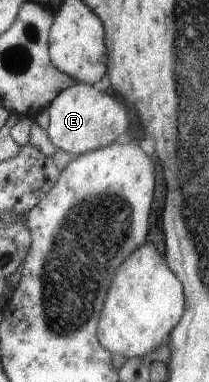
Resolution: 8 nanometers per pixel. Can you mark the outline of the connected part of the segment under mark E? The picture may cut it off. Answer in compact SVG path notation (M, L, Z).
M84 82L63 91L48 111L51 118L48 130L52 141L59 150L66 151L73 158L112 145L127 134L132 125L130 108L120 97L98 91L94 85Z

